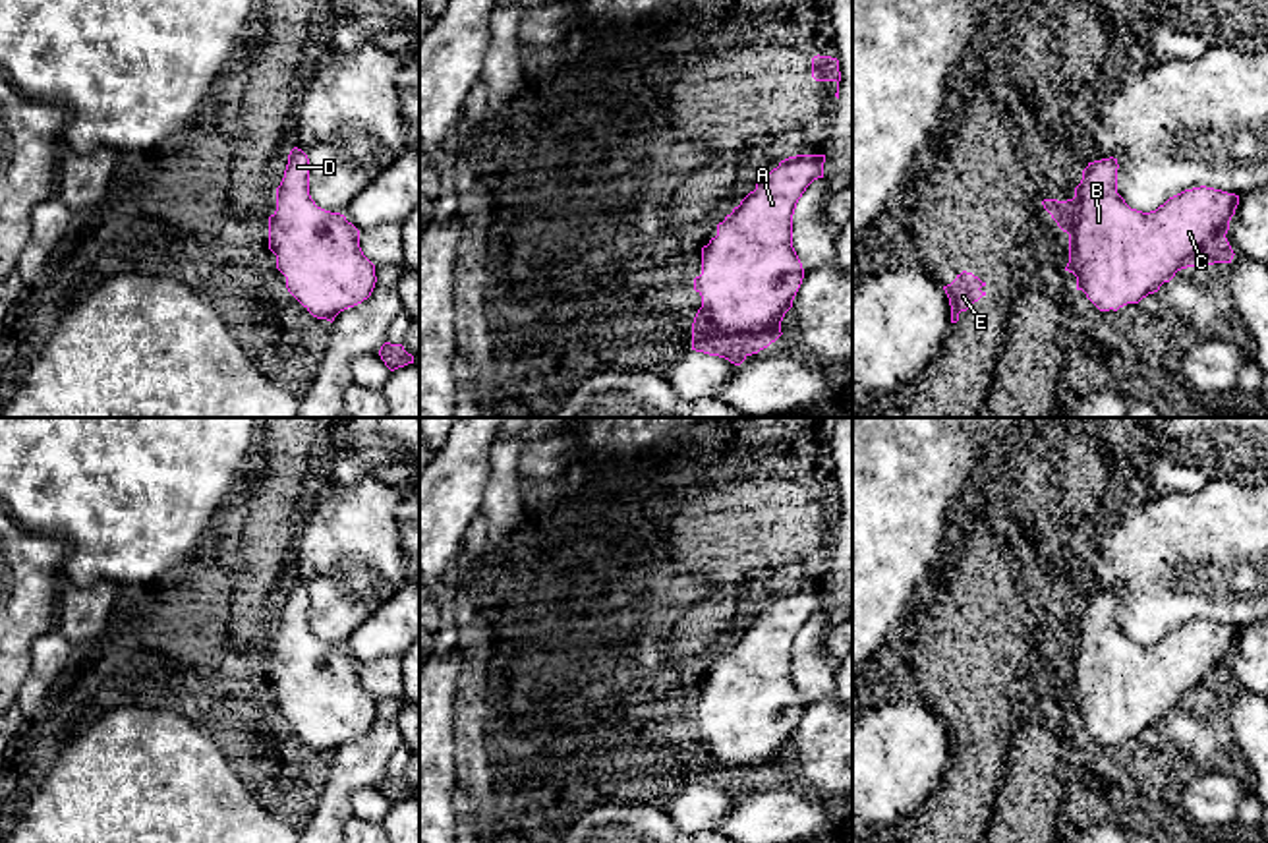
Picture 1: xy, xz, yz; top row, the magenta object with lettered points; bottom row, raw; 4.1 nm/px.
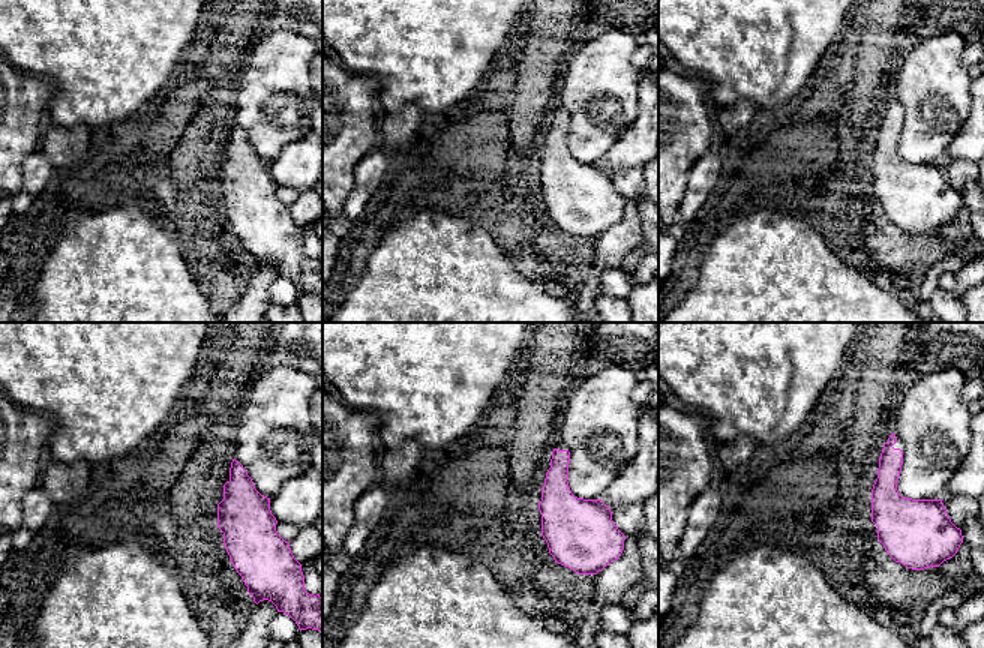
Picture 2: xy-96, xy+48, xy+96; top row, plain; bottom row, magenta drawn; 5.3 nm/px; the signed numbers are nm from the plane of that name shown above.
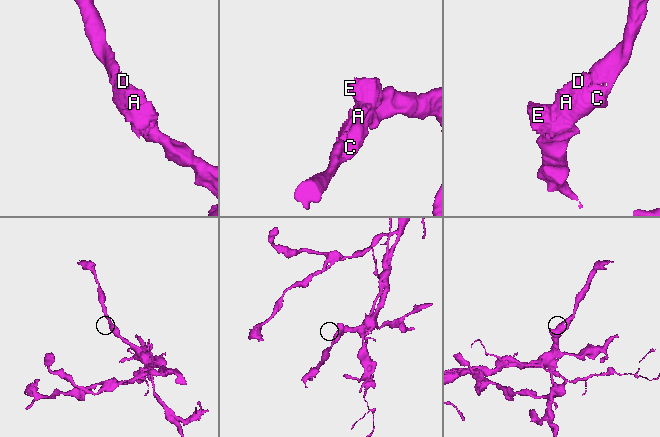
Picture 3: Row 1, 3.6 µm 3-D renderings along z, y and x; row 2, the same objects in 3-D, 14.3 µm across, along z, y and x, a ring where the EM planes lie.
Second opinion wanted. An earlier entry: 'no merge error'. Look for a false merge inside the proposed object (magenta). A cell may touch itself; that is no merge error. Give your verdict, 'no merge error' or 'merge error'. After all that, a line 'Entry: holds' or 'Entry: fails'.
no merge error
Entry: holds

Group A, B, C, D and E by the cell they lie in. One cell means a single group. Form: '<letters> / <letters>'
A B C D E

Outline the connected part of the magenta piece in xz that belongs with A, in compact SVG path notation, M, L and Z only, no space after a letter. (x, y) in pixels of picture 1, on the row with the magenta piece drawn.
M825 155L779 162L702 247L694 290L702 307L692 323L692 350L740 365L775 342L792 307L804 269L792 247L792 215L806 188L823 178Z

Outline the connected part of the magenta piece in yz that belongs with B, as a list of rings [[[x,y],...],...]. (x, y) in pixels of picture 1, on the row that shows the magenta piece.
[[[1113,157],[1088,162],[1073,199],[1042,201],[1057,226],[1069,234],[1065,271],[1077,276],[1077,290],[1082,290],[1100,311],[1138,304],[1181,269],[1231,263],[1235,253],[1225,234],[1239,195],[1200,186],[1169,197],[1156,211],[1142,213],[1131,209],[1117,193],[1117,168]]]

